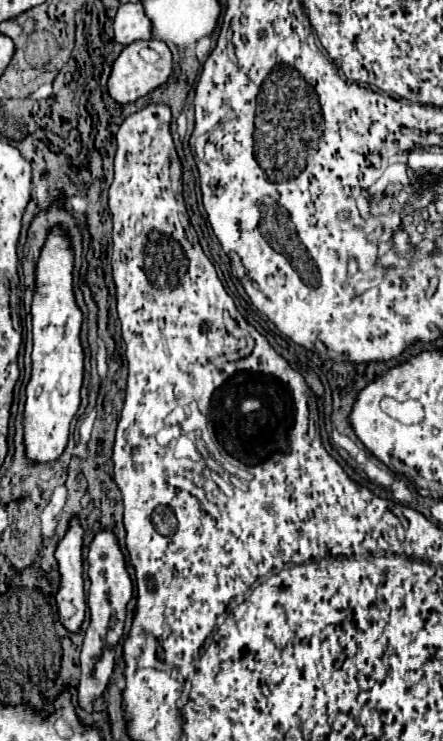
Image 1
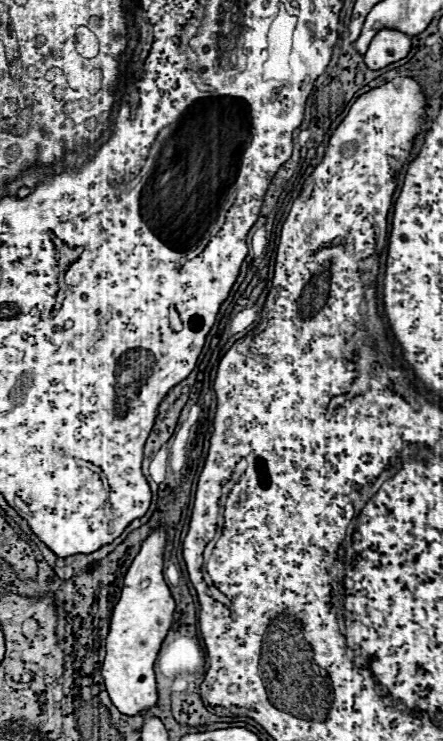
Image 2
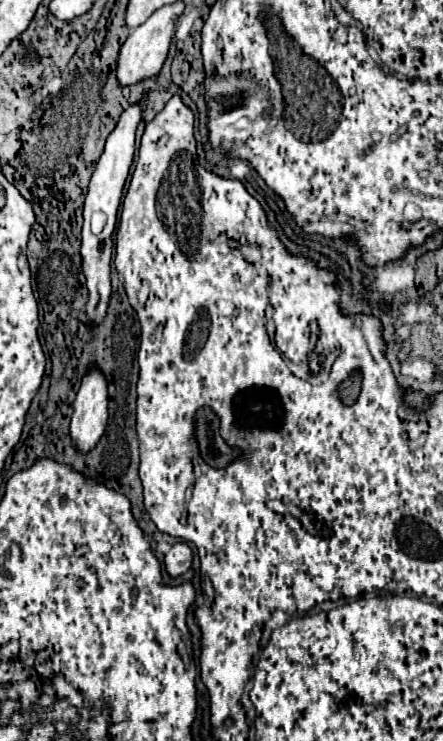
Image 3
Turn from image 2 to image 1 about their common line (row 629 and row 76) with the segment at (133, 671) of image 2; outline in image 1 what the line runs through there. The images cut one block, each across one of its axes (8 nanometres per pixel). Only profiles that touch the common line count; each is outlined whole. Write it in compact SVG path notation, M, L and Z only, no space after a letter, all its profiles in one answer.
M146 40L146 42L132 42L128 44L122 54L116 58L112 66L112 74L108 78L108 92L118 104L136 102L140 96L146 96L154 88L166 84L172 74L172 52L160 40Z

